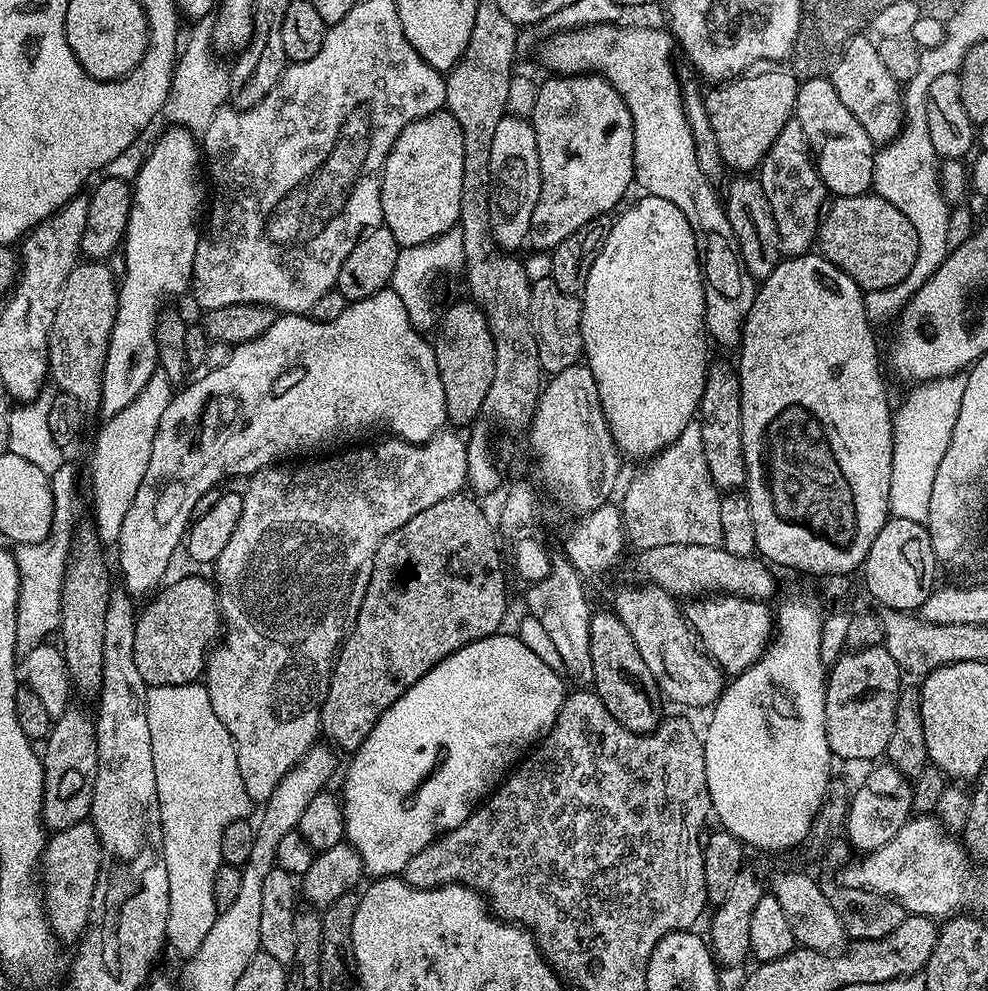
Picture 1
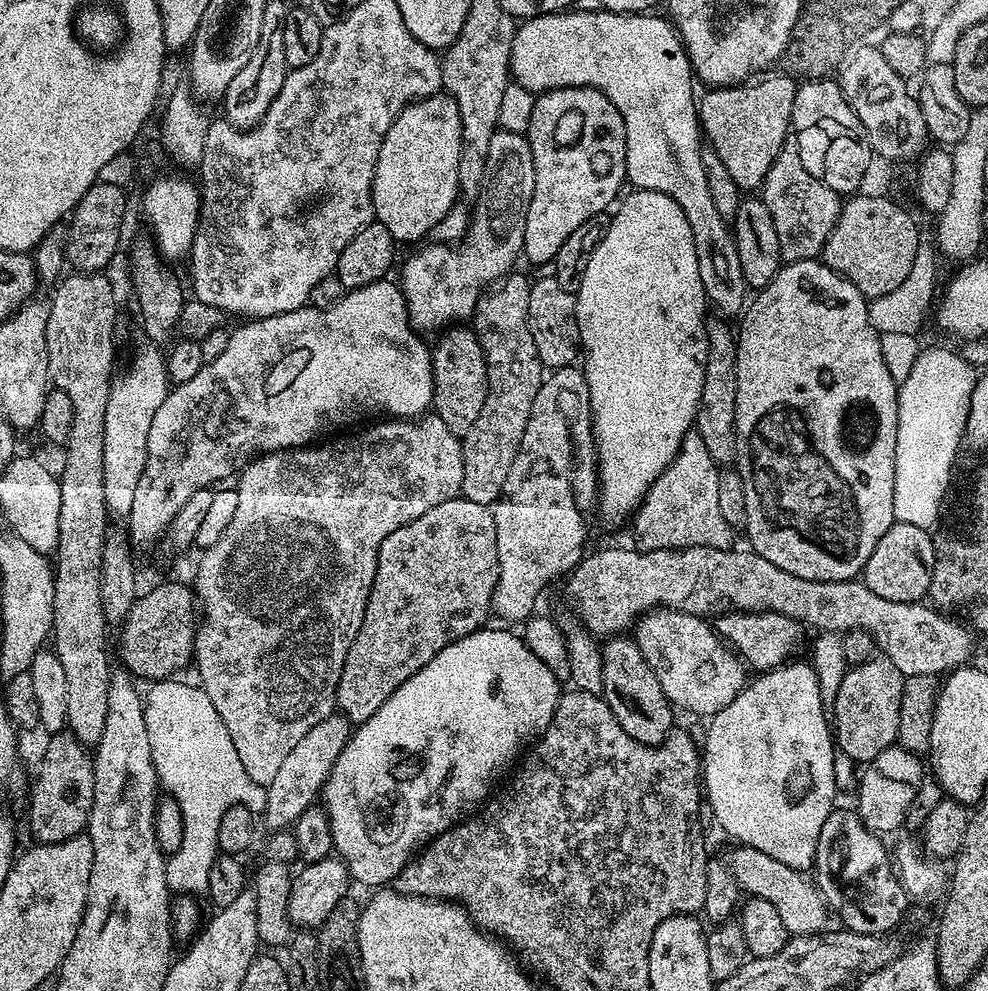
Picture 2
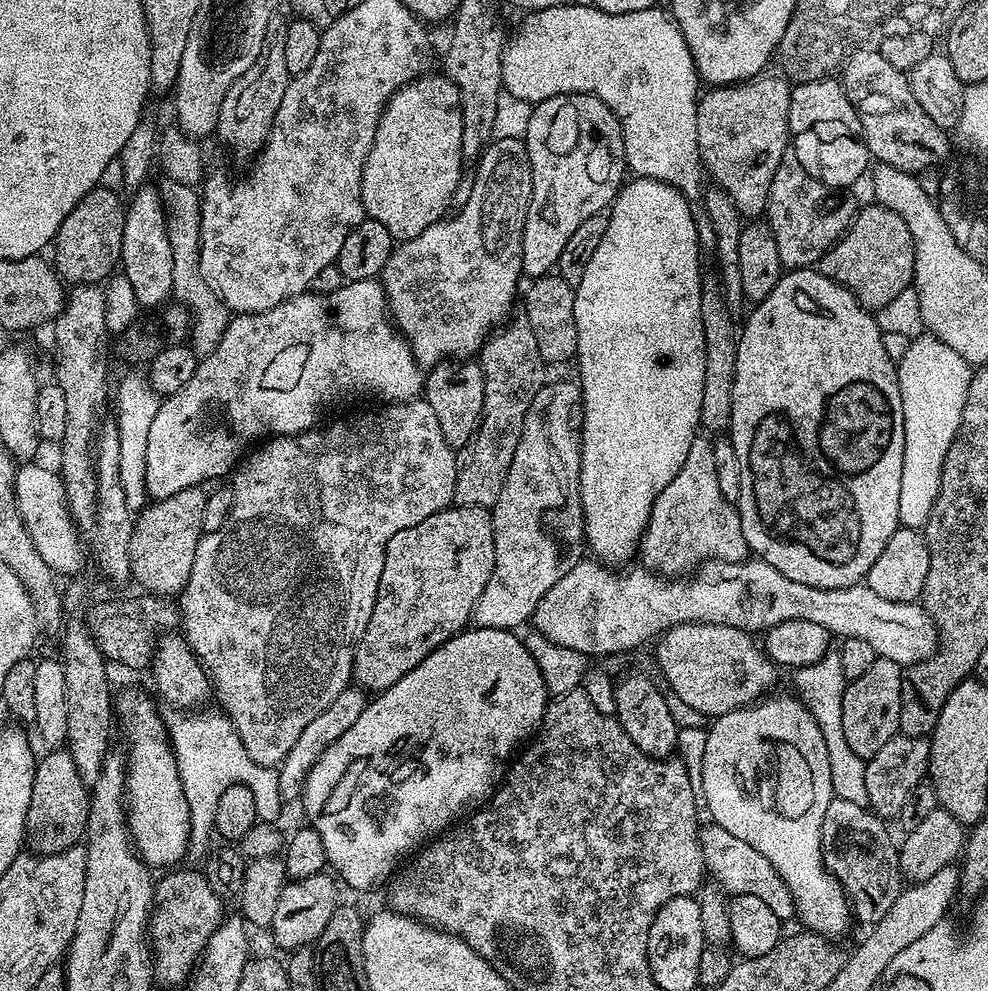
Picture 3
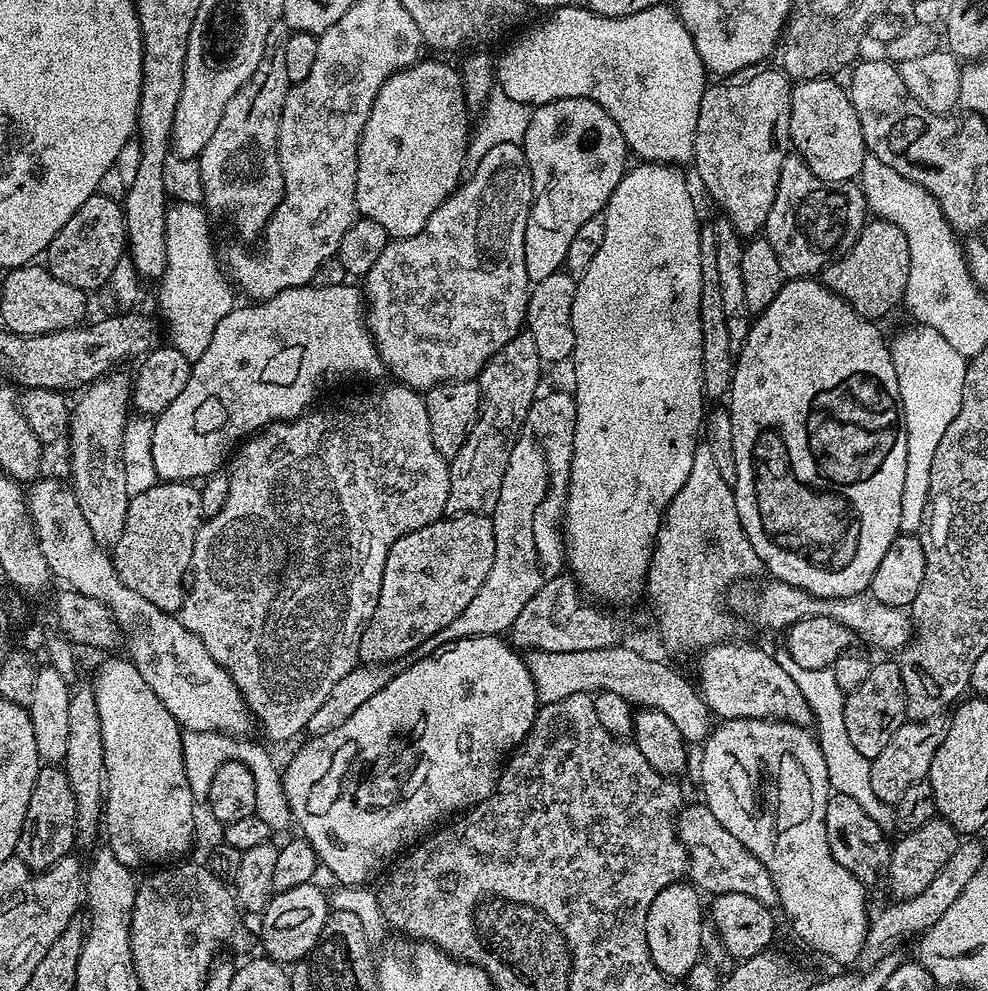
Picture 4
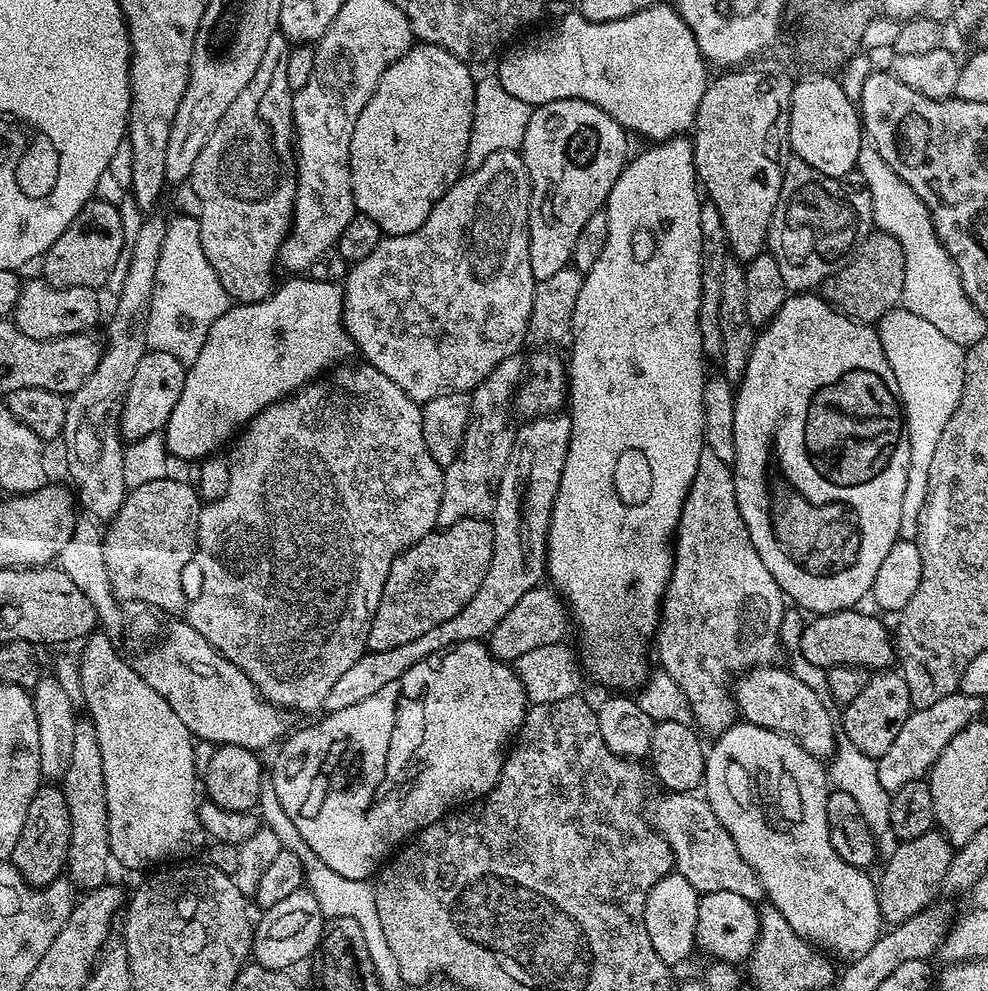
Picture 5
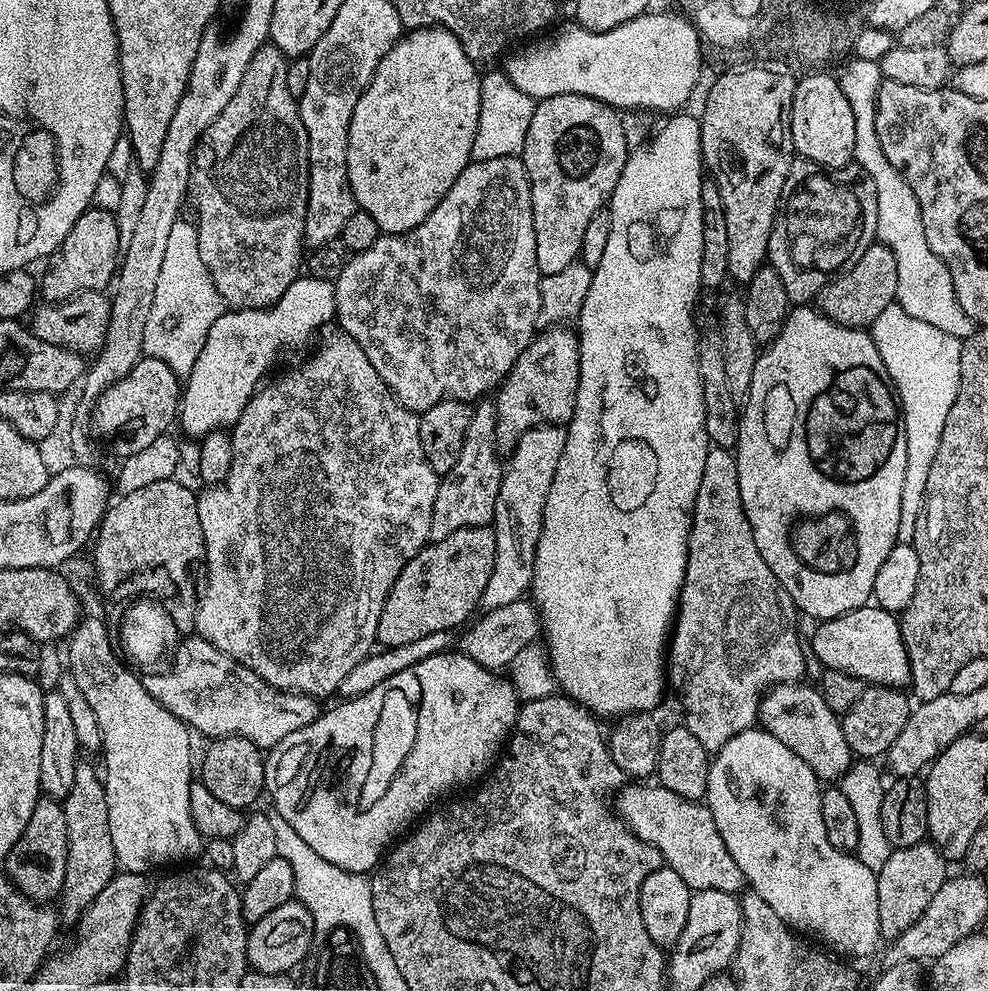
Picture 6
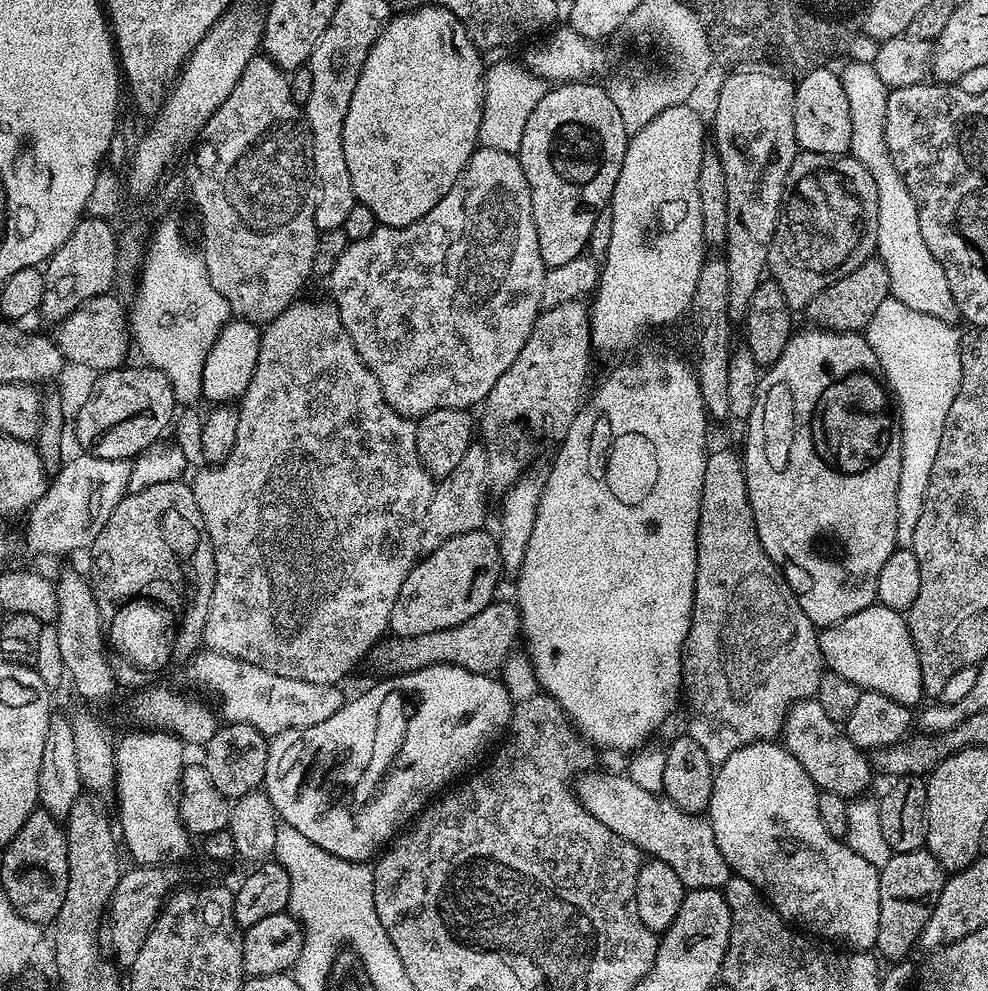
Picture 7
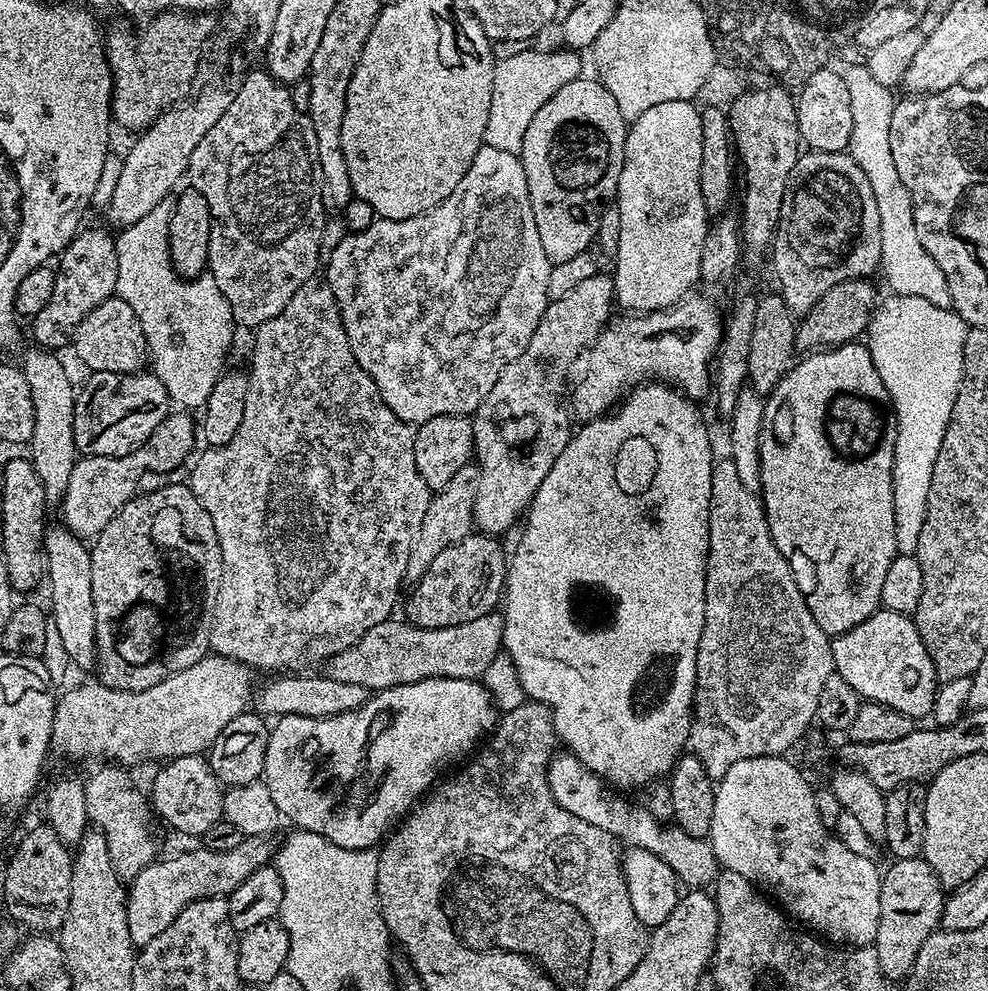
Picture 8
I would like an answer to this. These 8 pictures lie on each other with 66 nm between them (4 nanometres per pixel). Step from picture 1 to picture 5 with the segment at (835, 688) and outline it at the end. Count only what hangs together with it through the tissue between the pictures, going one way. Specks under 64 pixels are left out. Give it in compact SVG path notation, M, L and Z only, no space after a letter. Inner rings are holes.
M876 670L872 672L870 682L858 693L854 702L843 705L844 724L842 720L843 739L854 742L862 754L879 758L890 750L898 730L902 730L906 718L914 711L910 702L910 689L906 687L906 678L899 670Z

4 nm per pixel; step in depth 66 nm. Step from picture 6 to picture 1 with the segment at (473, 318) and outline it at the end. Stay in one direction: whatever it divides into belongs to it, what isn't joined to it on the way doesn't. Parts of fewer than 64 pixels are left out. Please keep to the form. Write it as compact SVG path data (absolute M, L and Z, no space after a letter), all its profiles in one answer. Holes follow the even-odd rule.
M505 114L494 129L494 142L490 145L490 170L492 193L490 194L490 226L492 237L505 250L516 250L527 241L530 230L530 214L538 206L540 193L540 163L538 142L527 119Z

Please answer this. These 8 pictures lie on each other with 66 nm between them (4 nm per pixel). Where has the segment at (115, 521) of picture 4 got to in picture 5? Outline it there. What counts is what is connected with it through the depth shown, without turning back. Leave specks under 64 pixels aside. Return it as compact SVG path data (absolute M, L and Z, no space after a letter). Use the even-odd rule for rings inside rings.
M160 216L150 217L137 230L136 237L133 240L131 237L130 251L126 256L128 269L124 272L120 297L116 300L116 309L113 310L112 321L108 324L104 353L98 366L94 366L94 374L90 374L90 378L86 378L86 382L82 382L82 386L71 393L76 400L70 396L66 400L72 406L72 412L66 412L63 435L69 466L67 479L78 493L79 507L83 511L85 508L88 511L85 513L97 522L112 521L126 495L122 474L126 444L118 427L120 411L124 405L124 395L130 386L130 378L134 378L138 362L142 362L145 352L149 351L144 327L148 323L158 258L162 254L162 242L165 238L166 220Z

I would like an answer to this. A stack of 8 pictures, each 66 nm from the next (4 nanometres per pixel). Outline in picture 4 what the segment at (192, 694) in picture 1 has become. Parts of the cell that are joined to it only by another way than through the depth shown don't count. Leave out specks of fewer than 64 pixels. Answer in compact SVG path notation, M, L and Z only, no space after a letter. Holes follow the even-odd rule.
M189 732L183 733L184 745L182 746L182 754L184 755L184 765L186 766L186 778L190 782L190 790L193 797L207 797L210 790L210 784L217 774L218 768L223 763L231 760L239 760L248 767L254 776L254 782L257 784L257 806L256 813L262 818L262 822L266 822L269 830L276 828L280 832L284 832L293 823L292 811L286 802L286 794L284 793L284 777L281 769L276 768L276 764L272 761L272 756L260 744L247 744L249 741L244 738L235 736L227 736L221 732Z

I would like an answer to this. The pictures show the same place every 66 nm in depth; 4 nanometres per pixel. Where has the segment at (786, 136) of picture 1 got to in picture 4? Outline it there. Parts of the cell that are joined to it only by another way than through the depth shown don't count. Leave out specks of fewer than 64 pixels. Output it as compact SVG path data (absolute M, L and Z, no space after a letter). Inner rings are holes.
M790 154L782 162L782 174L778 174L778 194L774 198L774 206L770 206L770 218L766 218L763 235L770 246L774 246L774 254L778 254L778 266L782 266L785 277L812 278L850 251L858 234L862 234L869 216L867 199L859 183L850 180L841 184L822 182L822 178L810 171L801 156Z

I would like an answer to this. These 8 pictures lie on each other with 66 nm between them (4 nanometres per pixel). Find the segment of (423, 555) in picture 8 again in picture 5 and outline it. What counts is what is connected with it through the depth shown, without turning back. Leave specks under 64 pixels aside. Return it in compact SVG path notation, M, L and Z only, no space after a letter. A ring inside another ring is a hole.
M523 355L507 356L486 374L480 385L473 388L472 419L466 426L462 450L454 462L444 469L442 482L442 502L438 506L437 525L440 528L454 526L463 520L482 520L491 517L496 508L498 486L506 470L506 462L512 453L514 435L514 401L520 382L526 375L526 360Z

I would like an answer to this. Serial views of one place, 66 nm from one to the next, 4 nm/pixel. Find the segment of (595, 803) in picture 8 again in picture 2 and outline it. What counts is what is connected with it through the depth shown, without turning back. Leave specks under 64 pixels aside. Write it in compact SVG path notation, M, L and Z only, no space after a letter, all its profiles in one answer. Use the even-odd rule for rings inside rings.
M743 846L733 849L732 857L727 857L726 863L732 869L741 893L770 902L770 906L778 910L789 937L819 936L829 927L830 909L811 875L801 869L786 866L786 862L778 862L778 858L770 858L770 854L762 854L762 850Z

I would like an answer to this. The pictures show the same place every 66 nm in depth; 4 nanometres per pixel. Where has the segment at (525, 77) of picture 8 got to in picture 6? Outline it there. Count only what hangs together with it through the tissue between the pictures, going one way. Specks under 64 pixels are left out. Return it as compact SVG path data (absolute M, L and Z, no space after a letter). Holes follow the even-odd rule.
M502 70L484 72L480 77L480 109L478 110L478 134L474 134L472 160L489 160L499 156L515 156L523 153L526 130L530 130L530 118L534 118L537 101L522 94L514 82Z

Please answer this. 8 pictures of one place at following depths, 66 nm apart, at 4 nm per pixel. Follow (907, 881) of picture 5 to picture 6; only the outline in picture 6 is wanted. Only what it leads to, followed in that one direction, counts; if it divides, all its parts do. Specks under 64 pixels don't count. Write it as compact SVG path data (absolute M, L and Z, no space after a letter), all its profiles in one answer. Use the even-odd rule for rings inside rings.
M925 842L893 848L890 858L886 858L886 866L876 873L878 882L878 922L880 934L885 941L891 942L901 936L918 918L922 918L922 910L930 906L930 898L942 890L945 880L950 875L949 861L936 849L935 844Z

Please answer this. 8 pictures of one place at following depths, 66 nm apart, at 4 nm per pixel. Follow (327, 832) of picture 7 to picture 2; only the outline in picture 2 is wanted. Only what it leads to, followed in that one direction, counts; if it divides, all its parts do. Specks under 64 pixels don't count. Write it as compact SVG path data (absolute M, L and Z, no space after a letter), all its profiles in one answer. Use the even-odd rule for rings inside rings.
M485 626L466 638L458 638L458 642L450 642L450 646L446 646L438 654L434 654L434 658L430 658L430 662L426 662L426 666L422 666L422 670L418 670L418 674L414 674L406 682L402 682L402 686L398 686L398 690L394 690L394 694L390 694L390 698L386 698L386 702L382 702L382 706L378 706L378 710L374 710L374 714L370 714L368 721L353 731L352 735L348 737L342 754L338 754L338 762L334 762L332 772L324 783L322 807L330 822L332 847L335 855L344 861L344 865L348 868L349 877L355 883L357 880L358 883L372 888L371 890L391 885L395 881L396 875L421 849L435 840L437 836L441 836L443 832L447 832L461 818L467 817L473 810L479 809L493 795L497 785L501 783L500 775L504 771L507 773L517 763L518 757L525 751L529 741L539 738L550 726L550 722L554 718L554 710L562 695L562 687L560 688L559 682L556 681L559 680L557 673L552 672L550 666L546 666L546 662L542 662L542 658L538 658L538 654L534 654L534 650L530 650L530 646L526 646L517 633L515 636L512 632L503 632L500 628L492 627Z

